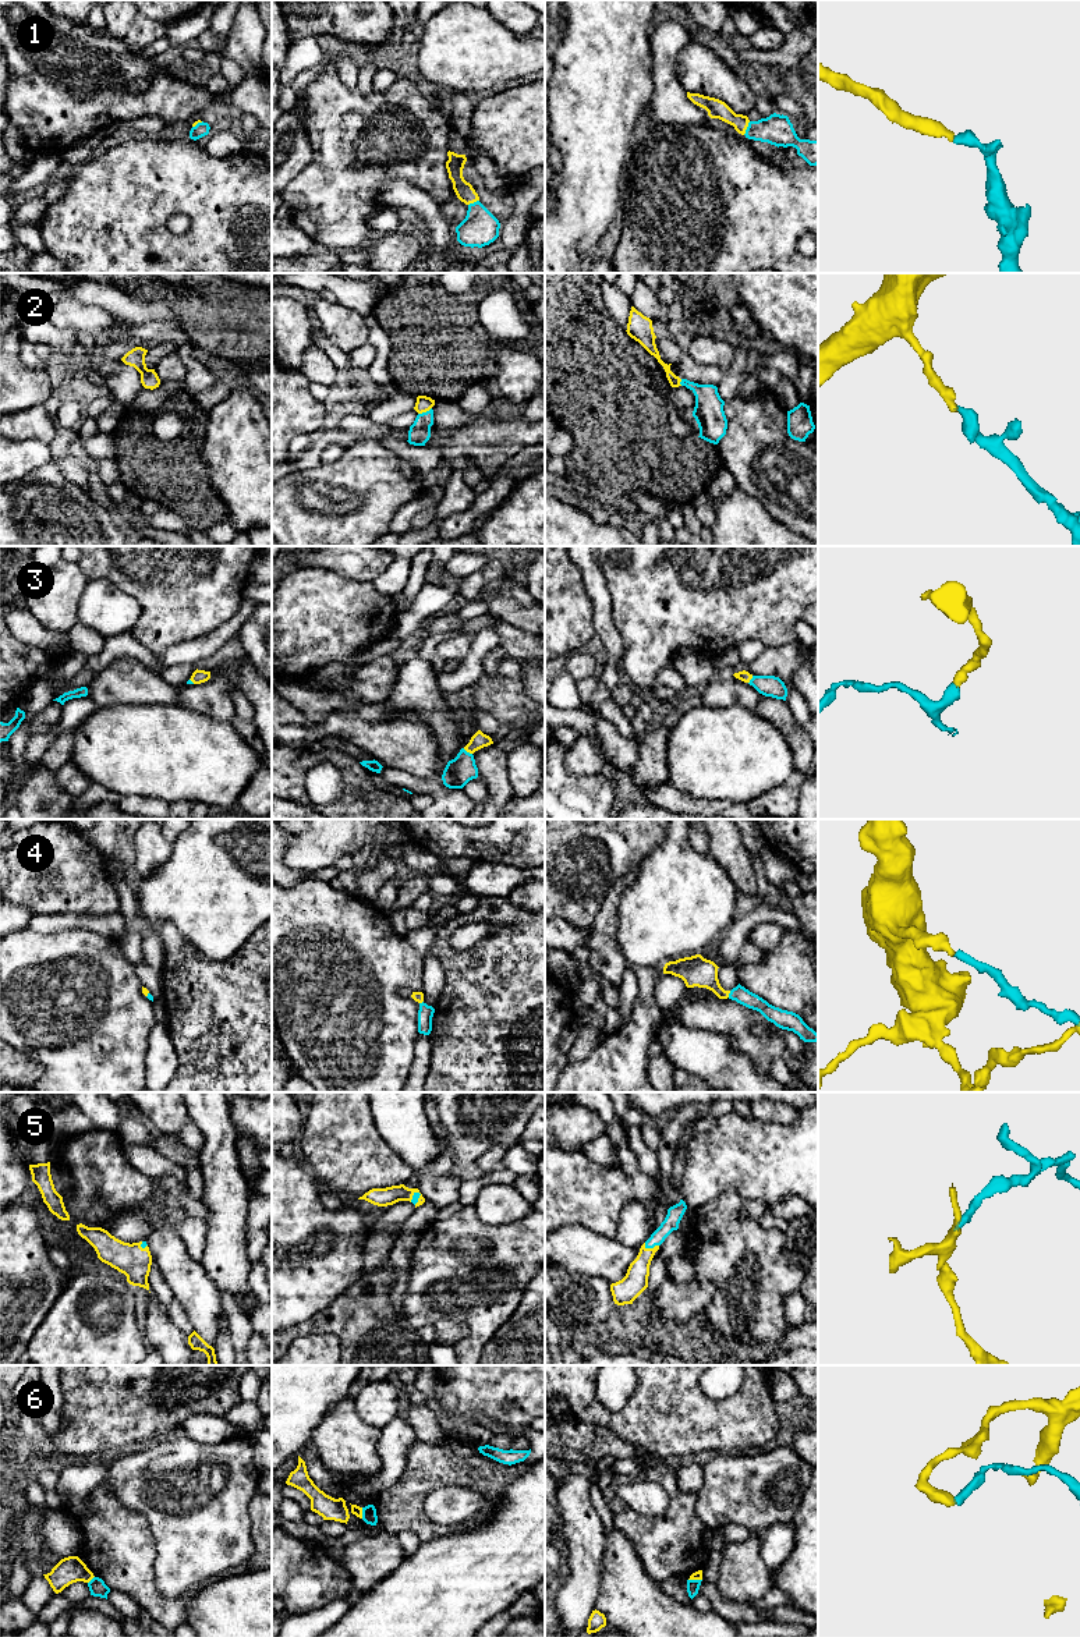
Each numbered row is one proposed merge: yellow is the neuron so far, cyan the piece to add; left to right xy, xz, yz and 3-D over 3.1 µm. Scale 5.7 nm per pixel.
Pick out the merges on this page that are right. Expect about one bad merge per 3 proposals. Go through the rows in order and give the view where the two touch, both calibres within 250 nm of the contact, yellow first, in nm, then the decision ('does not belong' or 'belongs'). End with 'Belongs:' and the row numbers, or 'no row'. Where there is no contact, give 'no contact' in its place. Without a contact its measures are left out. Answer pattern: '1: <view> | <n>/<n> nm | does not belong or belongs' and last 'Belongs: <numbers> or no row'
1: yz | 110/180 nm | belongs
2: xz | 90/130 nm | belongs
3: xz | 90/160 nm | belongs
4: yz | 180/90 nm | belongs
5: yz | 140/90 nm | belongs
6: xz | 60/80 nm | does not belong
Belongs: 1, 2, 3, 4, 5

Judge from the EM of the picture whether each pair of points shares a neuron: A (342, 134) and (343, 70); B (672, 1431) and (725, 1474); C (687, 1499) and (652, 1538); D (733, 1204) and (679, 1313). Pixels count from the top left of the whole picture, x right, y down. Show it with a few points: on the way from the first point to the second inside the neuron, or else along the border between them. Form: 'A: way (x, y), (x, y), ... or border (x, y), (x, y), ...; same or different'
A: border (330, 63), (337, 77), (346, 85), (356, 85); different
B: border (747, 1452), (718, 1452), (715, 1455); different
C: way (682, 1509), (662, 1529); same
D: border (694, 1278), (715, 1285), (712, 1300), (701, 1311); different

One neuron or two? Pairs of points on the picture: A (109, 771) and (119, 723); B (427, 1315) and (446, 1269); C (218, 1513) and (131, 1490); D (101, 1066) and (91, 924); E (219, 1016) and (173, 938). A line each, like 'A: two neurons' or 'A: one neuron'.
A: one neuron
B: one neuron
C: one neuron
D: two neurons
E: one neuron

